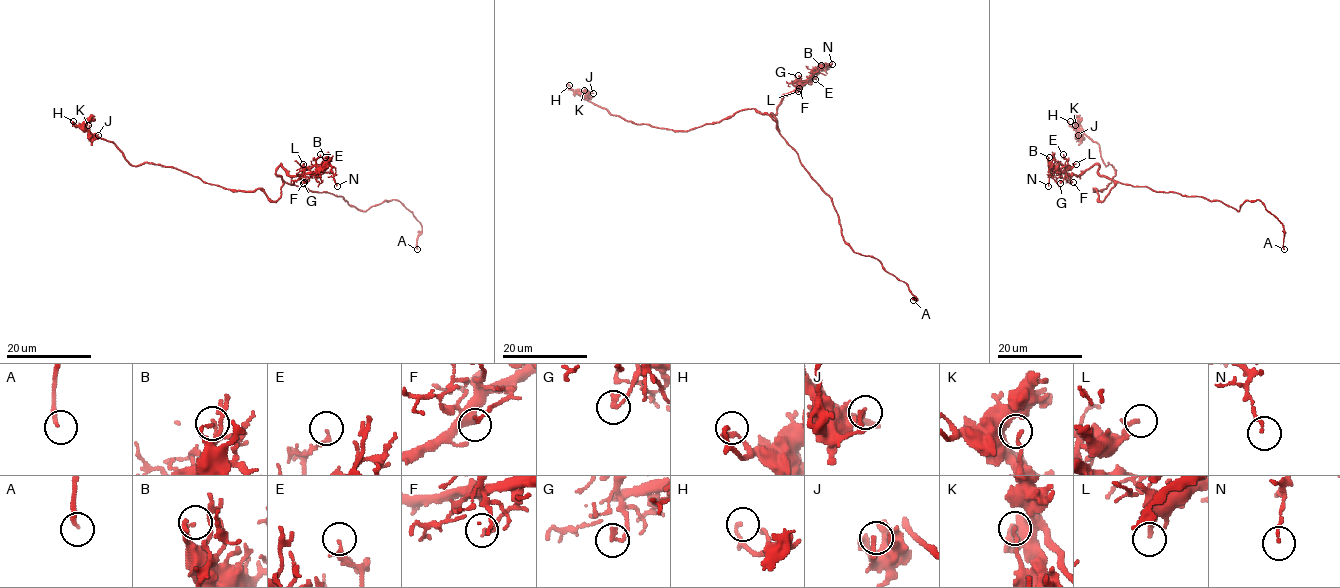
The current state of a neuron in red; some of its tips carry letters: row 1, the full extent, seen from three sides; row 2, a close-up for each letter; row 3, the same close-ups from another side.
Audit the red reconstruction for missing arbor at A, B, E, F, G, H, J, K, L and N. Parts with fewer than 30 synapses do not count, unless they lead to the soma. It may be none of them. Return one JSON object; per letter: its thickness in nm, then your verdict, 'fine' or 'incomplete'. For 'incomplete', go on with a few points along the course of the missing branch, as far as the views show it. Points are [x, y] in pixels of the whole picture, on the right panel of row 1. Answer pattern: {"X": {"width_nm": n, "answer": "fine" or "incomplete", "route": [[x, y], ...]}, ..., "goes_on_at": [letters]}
{"A": {"width_nm": 200, "answer": "incomplete", "route": [[1284, 249], [1295, 252], [1296, 258]]}, "B": {"width_nm": 120, "answer": "fine"}, "E": {"width_nm": 140, "answer": "fine"}, "F": {"width_nm": 160, "answer": "fine"}, "G": {"width_nm": 190, "answer": "fine"}, "H": {"width_nm": 160, "answer": "fine"}, "J": {"width_nm": 170, "answer": "fine"}, "K": {"width_nm": 160, "answer": "fine"}, "L": {"width_nm": 200, "answer": "fine"}, "N": {"width_nm": 120, "answer": "fine"}, "goes_on_at": ["A"]}

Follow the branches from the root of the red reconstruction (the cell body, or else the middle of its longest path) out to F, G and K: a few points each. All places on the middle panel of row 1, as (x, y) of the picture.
F: (776, 128), (777, 122), (771, 114), (776, 112), (786, 93), (804, 82), (799, 88)
G: (776, 128), (777, 122), (771, 114), (776, 112), (781, 98), (796, 87), (800, 80), (798, 75)
K: (776, 128), (768, 115), (754, 108), (687, 130), (659, 128), (611, 115), (594, 105), (584, 90)

